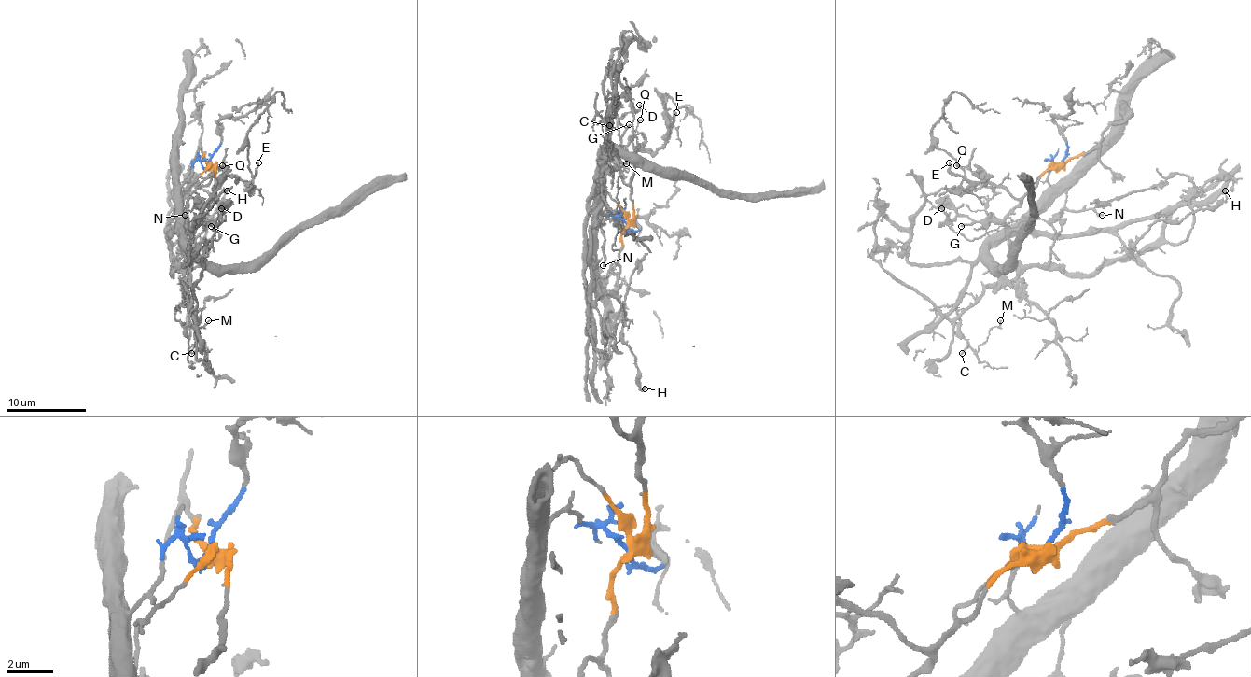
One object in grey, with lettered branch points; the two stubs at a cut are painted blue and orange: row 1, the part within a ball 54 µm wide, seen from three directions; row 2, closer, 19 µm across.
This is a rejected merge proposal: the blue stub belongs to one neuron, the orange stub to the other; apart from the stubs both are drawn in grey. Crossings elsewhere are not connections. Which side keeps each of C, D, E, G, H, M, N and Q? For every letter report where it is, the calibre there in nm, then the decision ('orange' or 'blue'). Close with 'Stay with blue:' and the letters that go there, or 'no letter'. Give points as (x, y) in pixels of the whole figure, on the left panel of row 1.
C: at (191, 353); 160 nm thick; blue
D: at (221, 208); 170 nm thick; orange
E: at (258, 162); 180 nm thick; orange
G: at (211, 226); 190 nm thick; orange
H: at (227, 190); 190 nm thick; blue
M: at (208, 320); 100 nm thick; blue
N: at (185, 215); 190 nm thick; orange
Q: at (222, 165); 150 nm thick; blue
Stay with blue: C, H, M, Q

